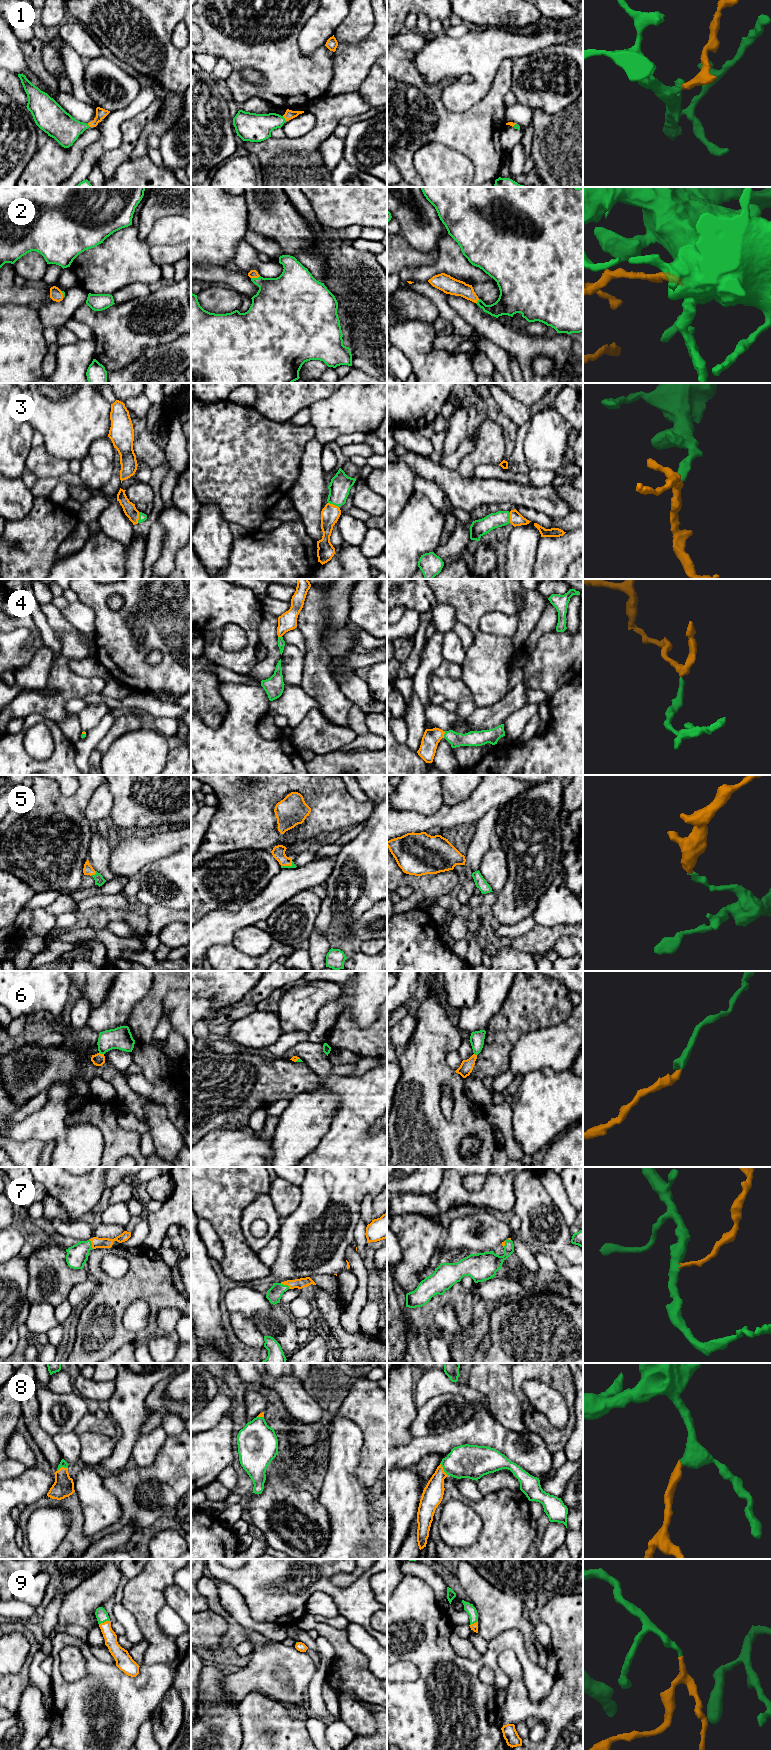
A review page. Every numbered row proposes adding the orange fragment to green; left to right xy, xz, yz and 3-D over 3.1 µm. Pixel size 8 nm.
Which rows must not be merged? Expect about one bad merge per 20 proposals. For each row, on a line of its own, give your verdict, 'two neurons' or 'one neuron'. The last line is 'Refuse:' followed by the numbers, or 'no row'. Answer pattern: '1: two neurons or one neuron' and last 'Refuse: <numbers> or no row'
1: one neuron
2: one neuron
3: one neuron
4: one neuron
5: one neuron
6: one neuron
7: one neuron
8: one neuron
9: one neuron
Refuse: no row

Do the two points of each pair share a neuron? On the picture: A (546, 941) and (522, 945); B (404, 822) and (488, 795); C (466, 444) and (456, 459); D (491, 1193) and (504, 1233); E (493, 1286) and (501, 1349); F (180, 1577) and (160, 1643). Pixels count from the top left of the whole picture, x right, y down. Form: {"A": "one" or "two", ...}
{"A": "one", "B": "one", "C": "one", "D": "two", "E": "two", "F": "two"}

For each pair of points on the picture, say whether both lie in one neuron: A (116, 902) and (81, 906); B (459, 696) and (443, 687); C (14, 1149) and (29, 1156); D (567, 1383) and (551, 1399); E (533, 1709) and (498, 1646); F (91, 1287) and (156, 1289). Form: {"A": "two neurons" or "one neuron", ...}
{"A": "one neuron", "B": "one neuron", "C": "one neuron", "D": "two neurons", "E": "two neurons", "F": "two neurons"}

